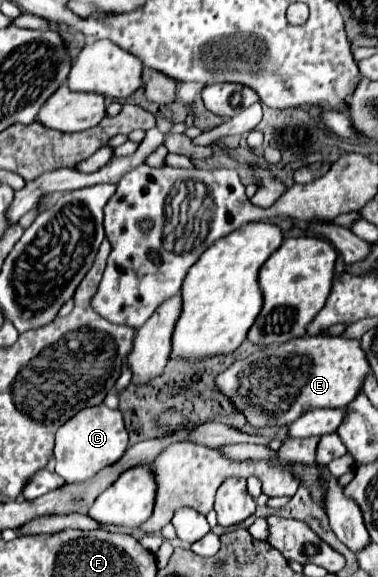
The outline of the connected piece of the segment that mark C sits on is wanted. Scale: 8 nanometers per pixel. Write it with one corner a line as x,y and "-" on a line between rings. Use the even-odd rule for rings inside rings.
105,405
81,409
65,425
59,427
55,437
55,473
59,473
67,483
81,483
91,479
103,467
117,463
127,449
127,431
119,411
113,411

